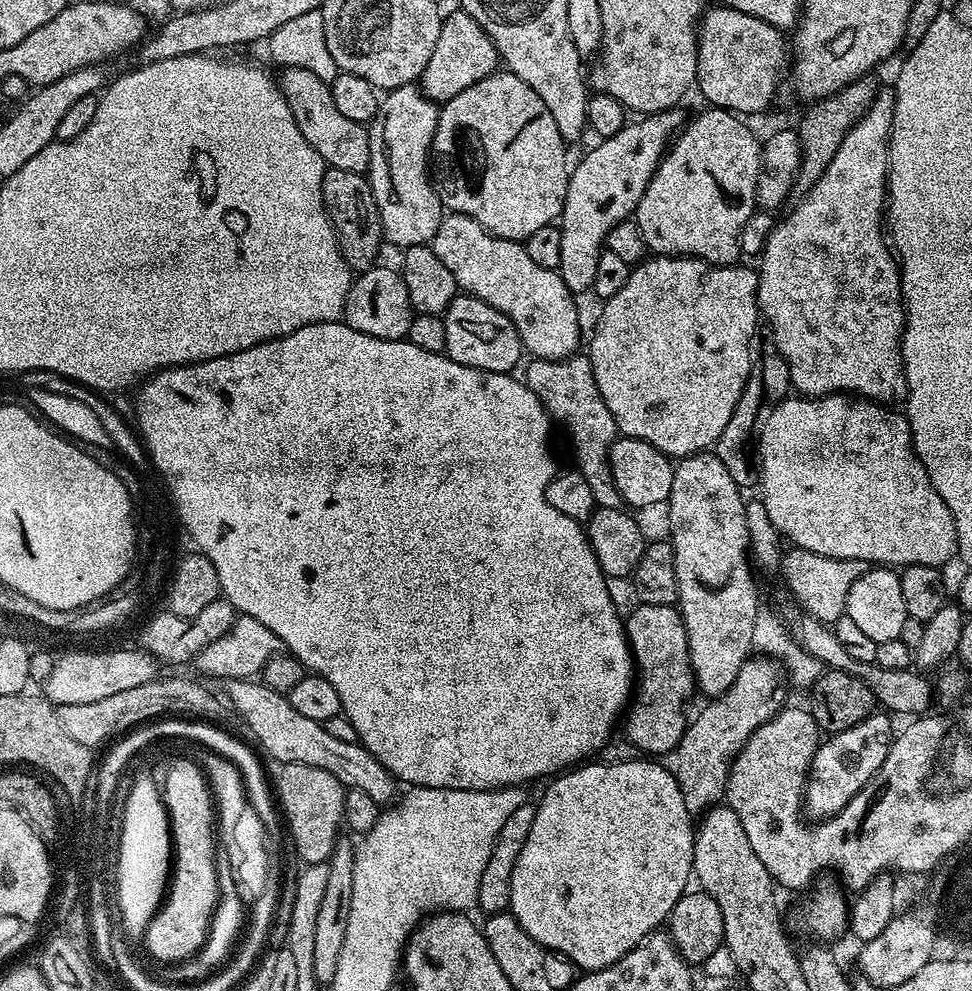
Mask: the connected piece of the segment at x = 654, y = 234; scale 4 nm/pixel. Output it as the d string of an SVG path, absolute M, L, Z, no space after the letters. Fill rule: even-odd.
M711 106L705 109L693 120L691 117L673 139L646 186L646 194L642 194L638 202L634 219L653 253L661 256L692 256L708 264L734 264L742 256L742 226L746 226L746 218L750 218L750 214L758 208L756 183L762 171L762 140L743 124L745 121L737 113Z

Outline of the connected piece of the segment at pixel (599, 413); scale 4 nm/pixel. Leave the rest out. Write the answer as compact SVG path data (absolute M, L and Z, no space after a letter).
M587 355L567 356L565 360L532 358L527 362L528 369L522 373L522 379L530 390L534 390L549 417L568 431L568 440L576 455L575 471L590 486L590 494L594 494L597 505L623 509L624 499L618 494L618 486L614 486L608 461L612 443L618 439L618 429L602 394L598 394L598 382L594 382L594 370Z

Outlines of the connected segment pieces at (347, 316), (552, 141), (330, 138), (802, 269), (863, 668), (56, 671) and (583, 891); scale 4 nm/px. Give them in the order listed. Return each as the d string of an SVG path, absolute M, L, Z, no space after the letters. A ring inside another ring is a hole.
M373 266L353 279L344 307L343 323L362 334L370 334L383 340L402 340L407 337L414 309L410 294L406 294L406 282L399 271Z
M497 70L491 76L482 78L482 82L474 82L474 86L462 90L462 94L443 101L430 149L431 155L434 157L436 194L440 198L441 205L449 213L457 212L463 216L474 218L474 222L478 222L478 226L482 226L492 236L503 240L523 242L526 238L530 238L530 234L534 234L534 230L547 224L556 224L559 221L560 211L564 209L566 202L566 186L570 175L570 160L568 164L568 156L564 153L564 148L566 148L566 142L562 138L562 134L558 134L558 122L554 122L550 110L546 110L546 102L542 102L542 98L538 98L538 94L534 94L534 90L530 90L530 86L526 86L526 82L522 82L522 78L518 78L507 70Z
M284 68L278 76L280 89L284 91L286 102L294 114L294 122L298 122L298 130L302 130L302 138L318 150L328 168L350 170L367 173L370 162L370 138L365 125L345 118L334 106L334 98L329 81L318 78L318 74L310 74L310 70L301 68Z
M877 91L872 97L868 111L853 124L852 129L842 138L842 146L838 146L838 154L826 166L826 174L804 199L795 205L792 213L784 221L773 227L764 251L758 257L758 275L760 281L756 287L756 301L760 307L761 317L770 327L770 335L778 346L782 358L788 364L788 378L791 387L805 398L818 396L834 396L837 394L855 394L857 397L873 401L885 406L895 405L895 400L903 401L908 394L906 378L904 377L904 359L900 353L900 340L904 336L904 296L900 293L900 265L893 249L886 243L886 232L882 227L882 217L886 212L886 189L888 186L888 139L894 118L895 95L891 91Z
M800 614L800 617L797 618L796 628L794 624L794 632L799 643L807 648L810 655L825 669L833 672L849 672L850 675L857 676L859 680L866 682L866 686L870 686L877 705L881 709L889 708L889 710L884 709L889 713L901 712L904 718L922 716L931 709L928 707L932 704L932 696L934 700L934 688L931 683L927 684L920 677L923 675L919 671L886 670L886 666L878 666L876 663L863 664L854 658L850 658L850 654L843 649L842 642L838 642L835 631L829 625L820 620L815 620L813 616L807 614Z
M112 648L109 652L68 652L65 656L62 654L56 656L56 664L50 670L48 677L42 681L42 692L47 699L51 700L53 704L59 706L62 704L69 704L70 706L75 706L78 702L99 702L101 698L111 698L112 695L120 693L122 690L130 690L133 686L142 686L142 682L150 682L151 680L157 679L158 672L156 672L156 667L158 667L158 661L155 656L149 654L146 650L139 650L140 652L135 652L132 648Z
M640 759L644 760L620 760L617 764L584 762L557 775L549 783L553 784L545 790L544 797L536 804L534 826L530 826L526 846L522 846L522 854L518 854L518 862L514 862L514 874L510 878L510 902L508 903L512 917L520 923L522 930L526 930L530 938L534 938L534 942L565 956L580 970L609 968L611 964L621 960L627 952L639 946L643 940L647 940L672 915L675 904L689 887L688 880L690 884L694 876L692 863L694 862L696 834L693 813L686 810L686 802L682 798L682 790L678 786L675 775L669 769L667 772L655 759Z

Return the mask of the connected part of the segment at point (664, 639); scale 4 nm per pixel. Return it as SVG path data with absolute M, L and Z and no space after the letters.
M637 603L635 607L624 620L628 647L632 649L634 672L638 677L634 688L634 703L627 709L623 721L624 732L634 747L644 751L641 753L660 758L663 752L675 753L678 742L690 723L688 699L691 698L692 691L697 691L698 685L696 674L692 671L688 635L679 607L642 603Z

